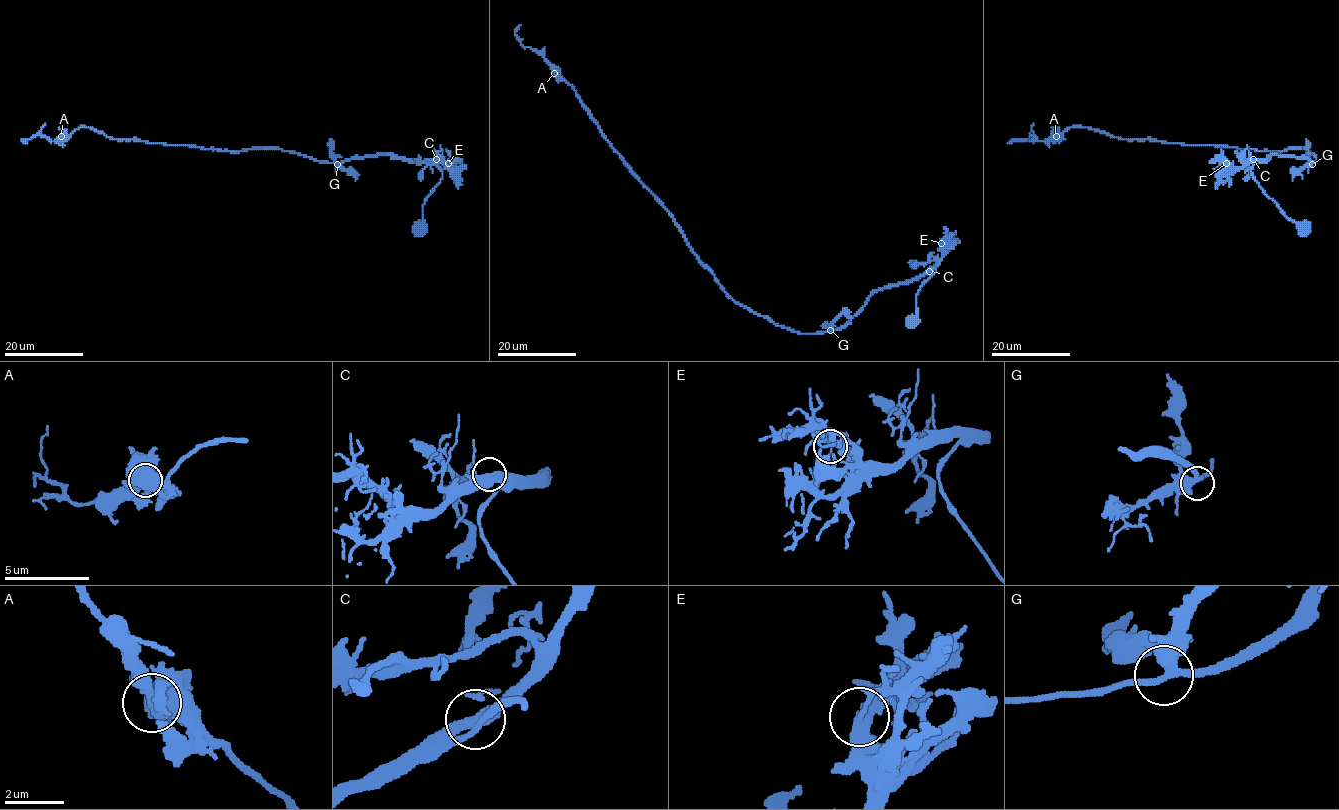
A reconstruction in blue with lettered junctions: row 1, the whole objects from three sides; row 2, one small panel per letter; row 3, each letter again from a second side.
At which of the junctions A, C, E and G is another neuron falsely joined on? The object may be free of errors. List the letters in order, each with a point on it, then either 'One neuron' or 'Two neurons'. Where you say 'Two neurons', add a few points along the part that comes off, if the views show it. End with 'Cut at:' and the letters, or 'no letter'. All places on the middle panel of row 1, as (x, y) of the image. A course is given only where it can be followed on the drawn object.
A: Place: (554, 73). Two neurons. Course of the part to remove: (555, 73), (546, 59), (520, 42), (515, 34), (520, 25)
C: Place: (929, 271). One neuron
E: Place: (941, 243). One neuron
G: Place: (830, 330). One neuron
Cut at: A

